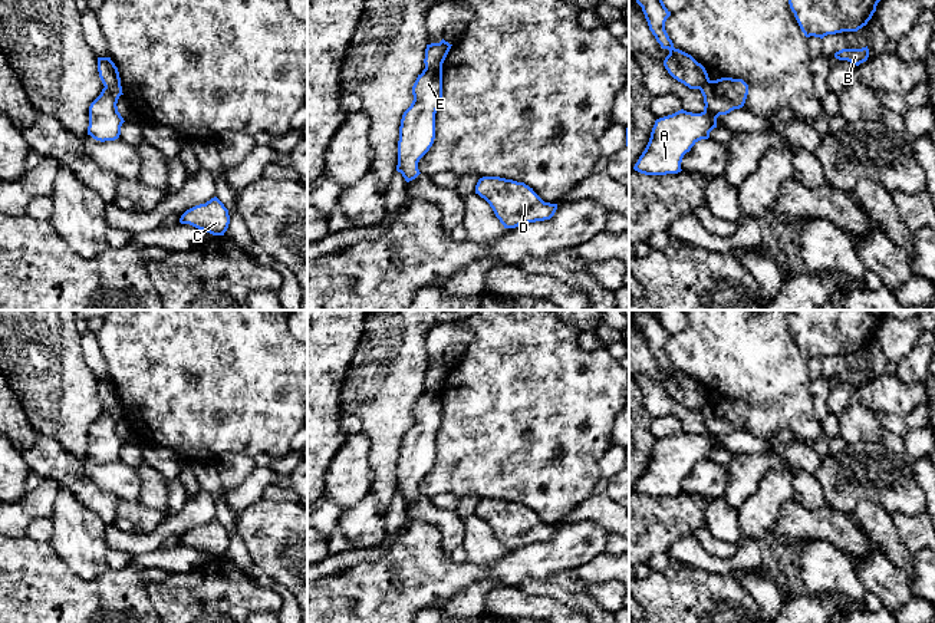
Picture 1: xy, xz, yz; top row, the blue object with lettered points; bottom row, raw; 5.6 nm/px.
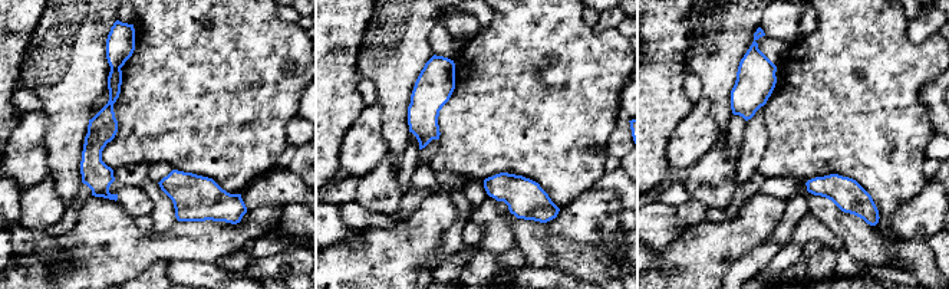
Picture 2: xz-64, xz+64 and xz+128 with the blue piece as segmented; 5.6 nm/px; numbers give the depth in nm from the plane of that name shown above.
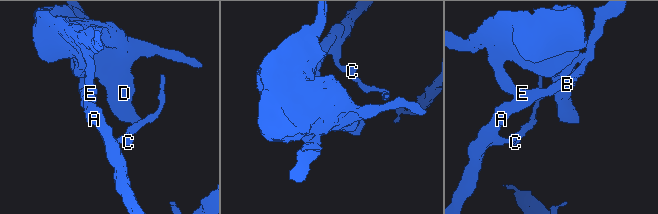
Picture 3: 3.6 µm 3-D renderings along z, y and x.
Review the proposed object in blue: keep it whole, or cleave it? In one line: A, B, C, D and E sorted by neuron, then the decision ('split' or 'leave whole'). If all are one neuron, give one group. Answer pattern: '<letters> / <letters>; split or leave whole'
A B C E / D; split

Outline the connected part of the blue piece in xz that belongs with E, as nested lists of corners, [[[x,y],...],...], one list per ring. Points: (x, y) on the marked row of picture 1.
[[[442,65],[425,66],[412,86],[414,100],[404,112],[399,126],[398,165],[406,182],[421,172],[419,159],[435,139],[435,113],[442,99]]]

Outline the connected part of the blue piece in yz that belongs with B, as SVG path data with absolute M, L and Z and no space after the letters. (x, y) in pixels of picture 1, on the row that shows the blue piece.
M867 46L862 47L862 49L842 49L834 53L834 57L839 60L847 60L847 62L859 66L860 63L867 60L869 49L867 49Z

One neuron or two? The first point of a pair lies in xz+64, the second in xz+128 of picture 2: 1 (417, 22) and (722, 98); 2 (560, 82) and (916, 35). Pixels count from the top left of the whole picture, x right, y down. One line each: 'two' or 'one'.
1: one
2: two

